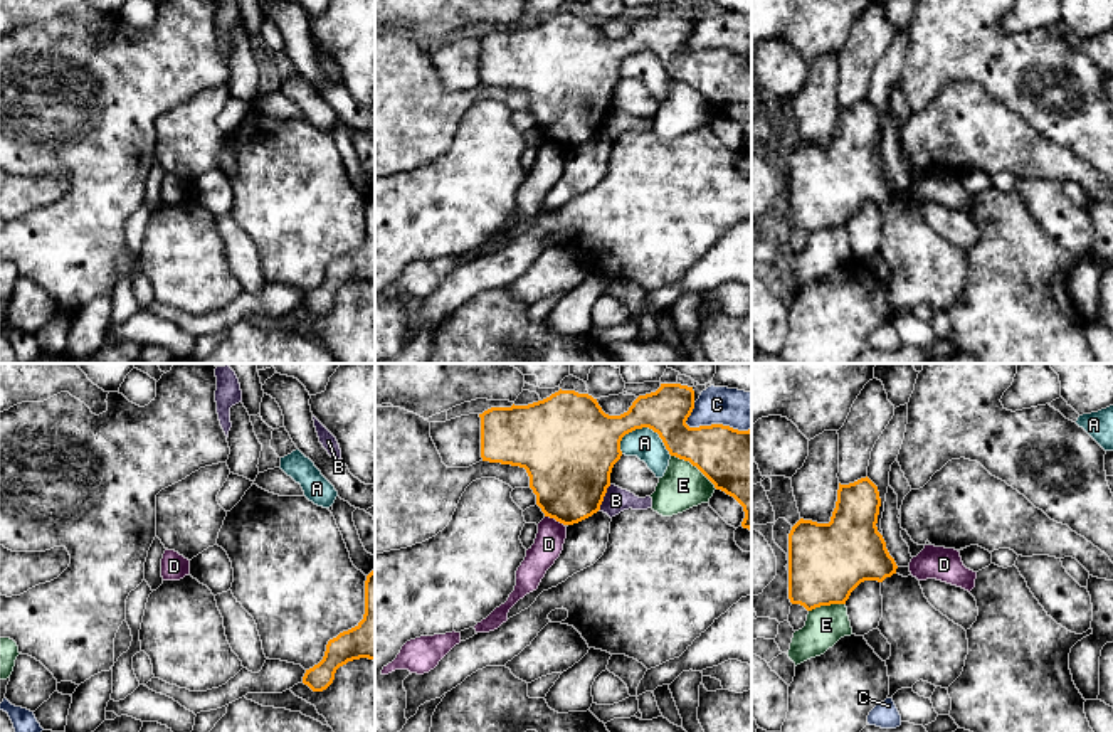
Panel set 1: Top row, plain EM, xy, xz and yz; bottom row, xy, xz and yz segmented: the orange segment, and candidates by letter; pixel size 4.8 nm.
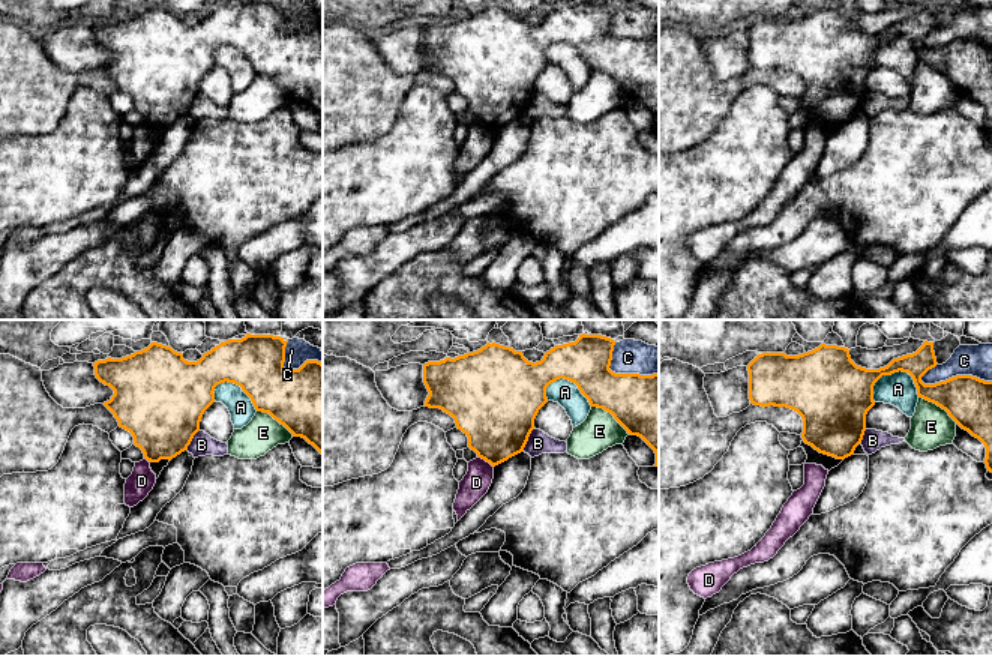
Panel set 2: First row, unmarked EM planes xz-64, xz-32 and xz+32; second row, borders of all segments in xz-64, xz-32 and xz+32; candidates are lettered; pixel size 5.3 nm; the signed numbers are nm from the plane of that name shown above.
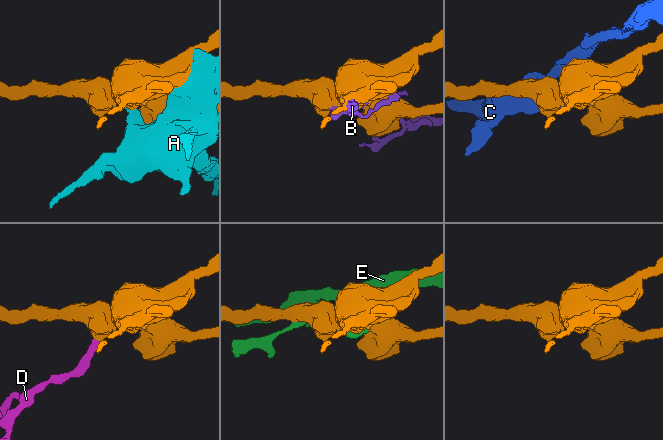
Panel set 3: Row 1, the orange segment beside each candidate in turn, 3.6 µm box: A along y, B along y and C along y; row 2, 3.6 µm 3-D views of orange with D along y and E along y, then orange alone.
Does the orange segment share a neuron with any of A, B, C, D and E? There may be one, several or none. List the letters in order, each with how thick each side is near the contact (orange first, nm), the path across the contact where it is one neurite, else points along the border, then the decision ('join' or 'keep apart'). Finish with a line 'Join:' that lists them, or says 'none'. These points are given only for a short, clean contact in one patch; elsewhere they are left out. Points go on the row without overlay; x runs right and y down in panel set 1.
A: calibres 220 and 150 nm; keep apart
B: calibres 420 and 120 nm; keep apart
C: calibres 340 and 190 nm; keep apart
D: calibres 400 and 140 nm; border xz (545, 138), (564, 148); keep apart
E: calibres 340 and 220 nm; keep apart
Join: none

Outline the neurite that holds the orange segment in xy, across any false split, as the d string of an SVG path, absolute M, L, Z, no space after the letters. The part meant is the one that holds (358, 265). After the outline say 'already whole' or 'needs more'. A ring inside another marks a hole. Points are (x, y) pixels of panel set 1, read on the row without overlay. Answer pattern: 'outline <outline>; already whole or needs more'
outline M375 192L365 204L363 242L328 264L323 283L306 293L303 306L313 315L323 315L333 306L340 289L360 281L375 284Z; already whole

